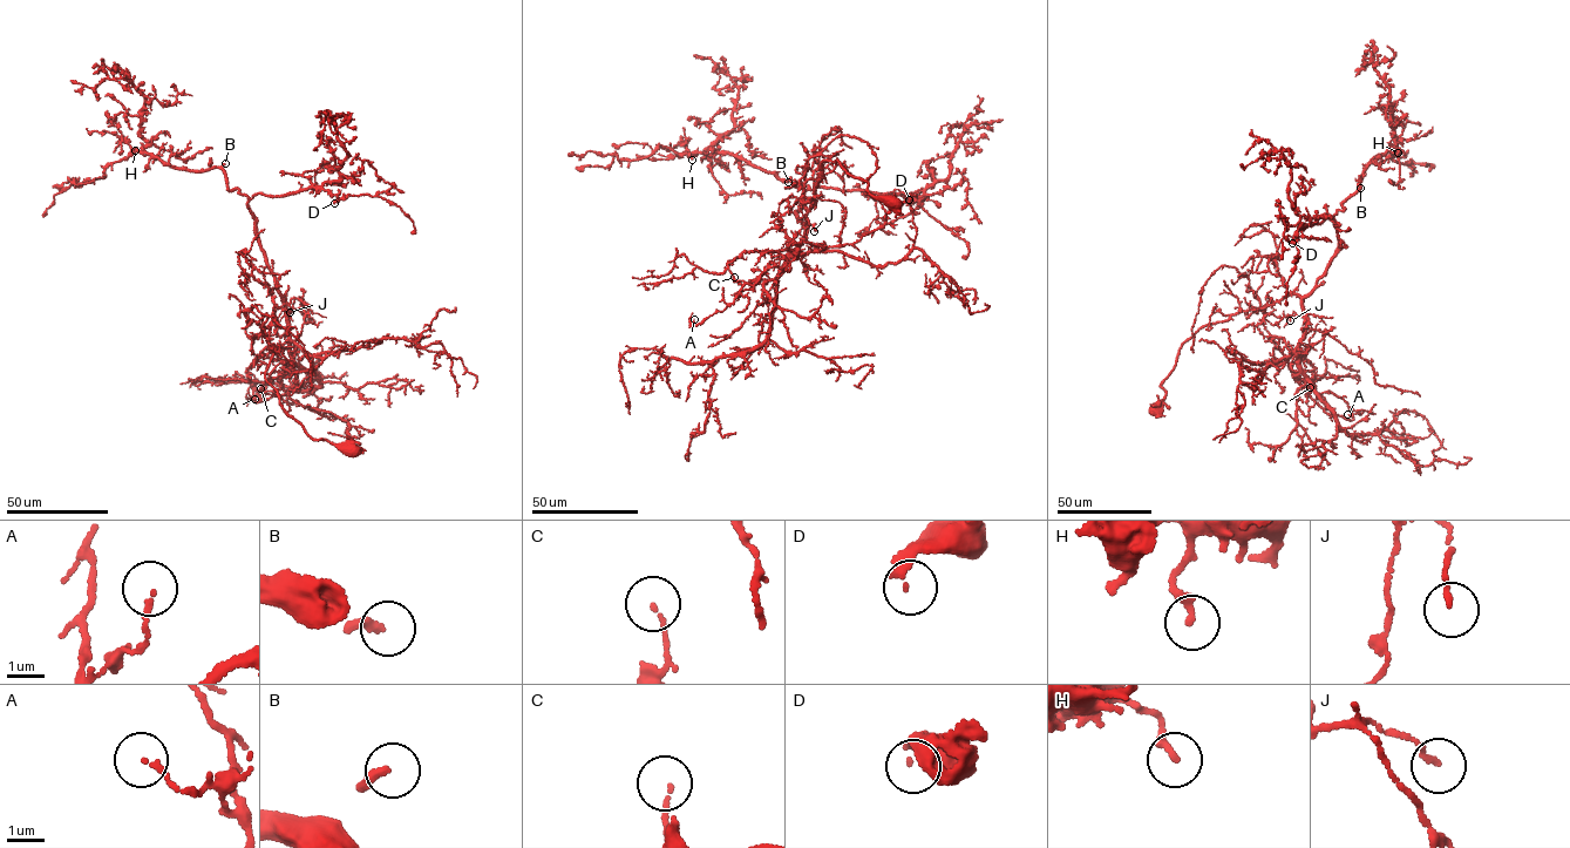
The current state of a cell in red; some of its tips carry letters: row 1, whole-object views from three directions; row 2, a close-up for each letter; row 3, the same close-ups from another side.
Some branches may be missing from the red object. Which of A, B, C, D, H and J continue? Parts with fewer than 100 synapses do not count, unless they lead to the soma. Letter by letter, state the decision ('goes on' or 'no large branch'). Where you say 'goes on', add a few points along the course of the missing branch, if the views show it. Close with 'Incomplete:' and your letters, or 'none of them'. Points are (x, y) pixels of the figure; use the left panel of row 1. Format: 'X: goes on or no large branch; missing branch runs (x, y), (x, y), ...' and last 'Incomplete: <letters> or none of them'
A: no large branch
B: goes on
C: no large branch
D: goes on; missing branch runs (334, 203), (340, 216), (371, 236), (372, 246), (385, 260), (401, 258), (410, 277), (422, 280), (426, 299)
H: no large branch
J: no large branch
Incomplete: B, D

